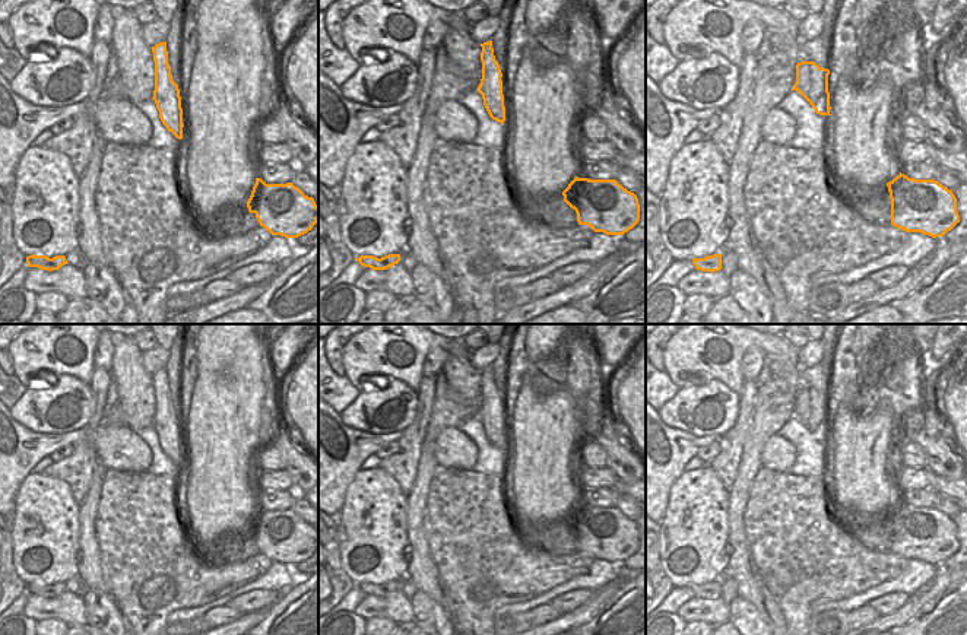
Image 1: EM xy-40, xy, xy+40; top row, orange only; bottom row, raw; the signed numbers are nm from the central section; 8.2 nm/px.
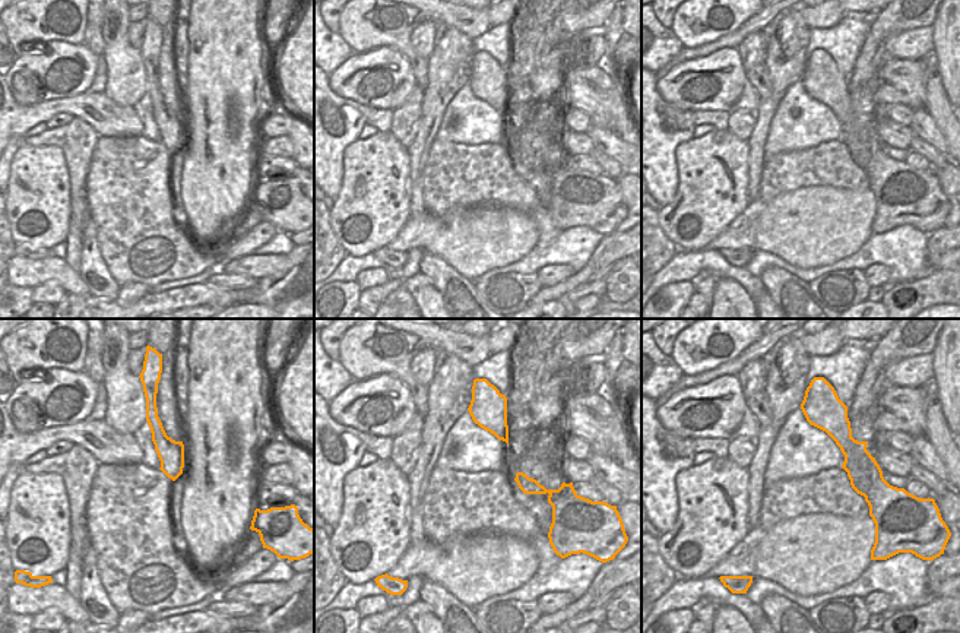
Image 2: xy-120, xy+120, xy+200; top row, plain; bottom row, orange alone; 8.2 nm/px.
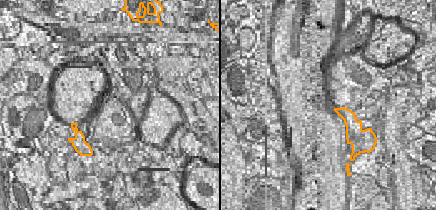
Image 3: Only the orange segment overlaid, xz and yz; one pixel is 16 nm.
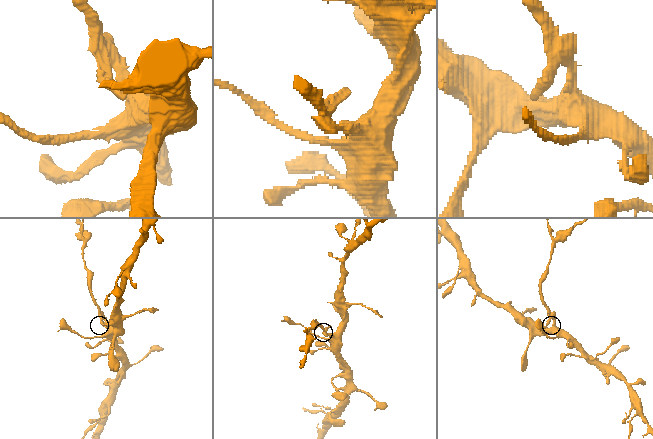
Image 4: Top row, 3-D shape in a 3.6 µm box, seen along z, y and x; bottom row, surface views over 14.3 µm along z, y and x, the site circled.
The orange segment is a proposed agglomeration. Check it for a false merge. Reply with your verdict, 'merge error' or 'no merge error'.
merge error

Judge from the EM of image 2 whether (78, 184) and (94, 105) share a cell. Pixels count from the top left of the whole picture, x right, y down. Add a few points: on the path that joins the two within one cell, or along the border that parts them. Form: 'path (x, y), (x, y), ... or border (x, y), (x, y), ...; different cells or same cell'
border (75, 117), (86, 122), (98, 136); different cells

